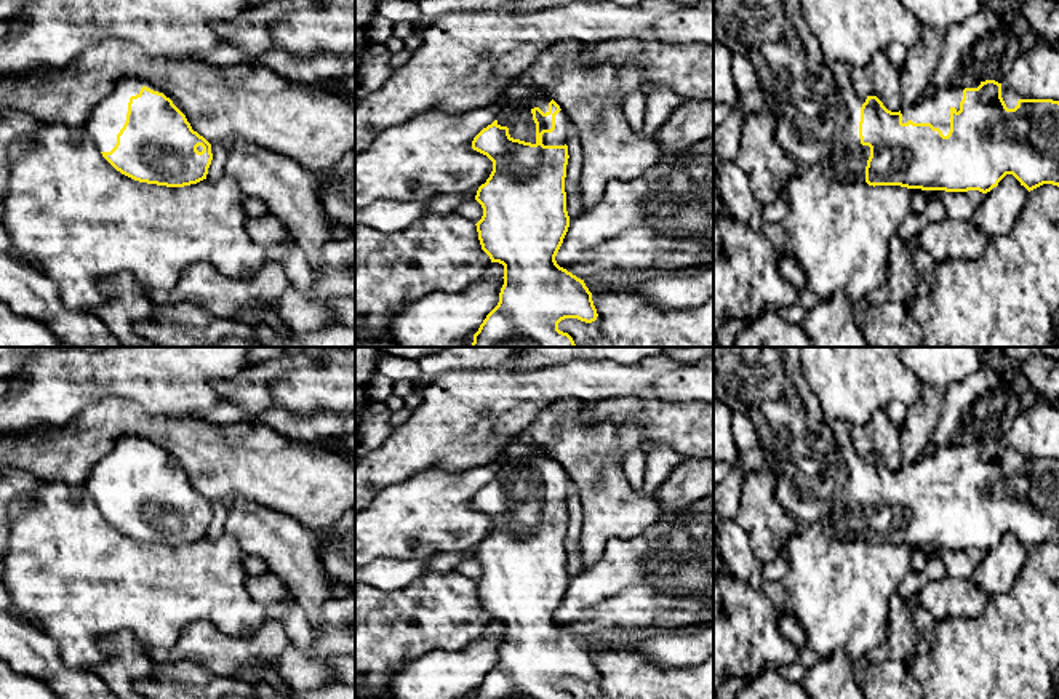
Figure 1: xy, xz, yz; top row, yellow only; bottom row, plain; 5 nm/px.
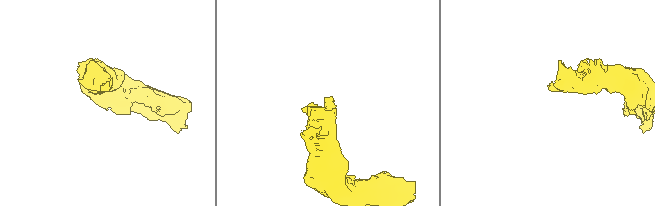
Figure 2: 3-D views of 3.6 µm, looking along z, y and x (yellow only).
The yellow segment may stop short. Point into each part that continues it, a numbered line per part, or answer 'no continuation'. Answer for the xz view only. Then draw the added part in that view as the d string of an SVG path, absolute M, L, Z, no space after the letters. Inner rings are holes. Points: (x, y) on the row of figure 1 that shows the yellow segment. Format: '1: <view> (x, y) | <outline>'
1: xz (517, 115) | M542 94L525 96L515 102L510 102L498 118L498 125L507 126L509 134L514 139L536 144L536 123L531 110L539 107L544 114L549 112L549 98Z

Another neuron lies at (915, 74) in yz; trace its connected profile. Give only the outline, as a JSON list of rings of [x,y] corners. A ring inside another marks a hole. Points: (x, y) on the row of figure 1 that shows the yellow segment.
[[[925,27],[920,40],[907,48],[905,62],[899,67],[904,102],[918,102],[928,96],[945,32]]]

